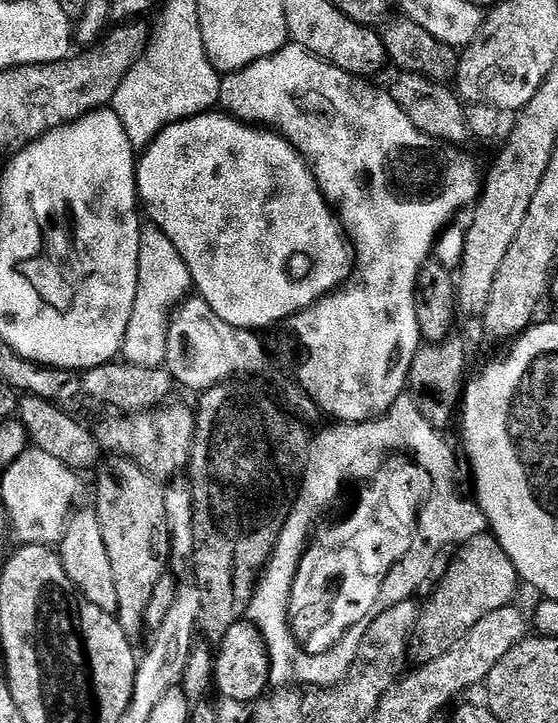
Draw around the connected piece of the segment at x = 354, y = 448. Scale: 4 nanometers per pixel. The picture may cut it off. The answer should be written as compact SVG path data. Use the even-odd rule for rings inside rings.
M400 397L390 410L375 420L356 424L338 422L330 426L332 427L322 431L317 437L315 435L308 443L307 466L301 476L291 514L283 524L275 550L260 575L254 598L248 607L246 618L259 629L267 642L271 658L270 684L276 688L300 686L300 676L304 676L304 686L332 687L348 676L349 668L353 665L350 660L348 664L332 664L332 668L328 668L328 676L320 676L320 664L316 664L311 656L304 656L304 660L276 660L276 652L284 656L288 648L294 648L294 644L282 640L282 634L286 634L282 622L296 581L298 566L306 551L308 534L312 525L337 500L342 488L356 482L367 483L374 477L376 470L393 455L410 457L420 468L430 472L430 495L417 511L416 539L413 539L410 551L391 568L392 580L384 585L384 596L380 598L380 614L397 606L399 602L411 599L416 594L414 592L429 581L432 561L442 547L446 544L459 546L470 538L485 535L489 529L485 512L477 501L470 498L464 500L454 489L442 486L451 482L452 473L456 470L454 452L444 440L444 434L419 414L411 397ZM274 634L278 640L274 640ZM284 664L300 664L300 676L296 676L296 668L292 668L292 676L276 676L276 672L288 672Z

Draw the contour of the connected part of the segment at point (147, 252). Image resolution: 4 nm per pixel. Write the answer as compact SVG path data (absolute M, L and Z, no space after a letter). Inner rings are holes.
M154 226L140 233L138 254L138 290L134 298L134 310L126 327L122 356L127 363L143 368L158 368L167 358L168 327L173 315L193 291L190 270L182 262L182 254L174 250L174 242Z

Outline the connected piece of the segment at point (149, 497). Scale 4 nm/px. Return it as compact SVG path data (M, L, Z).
M109 460L112 461L99 469L94 511L110 558L111 573L117 583L118 608L114 616L118 627L126 630L129 638L136 638L140 631L145 631L146 606L150 606L150 598L154 598L154 586L165 579L168 556L173 555L165 491L160 490L156 485L159 483L133 460Z

